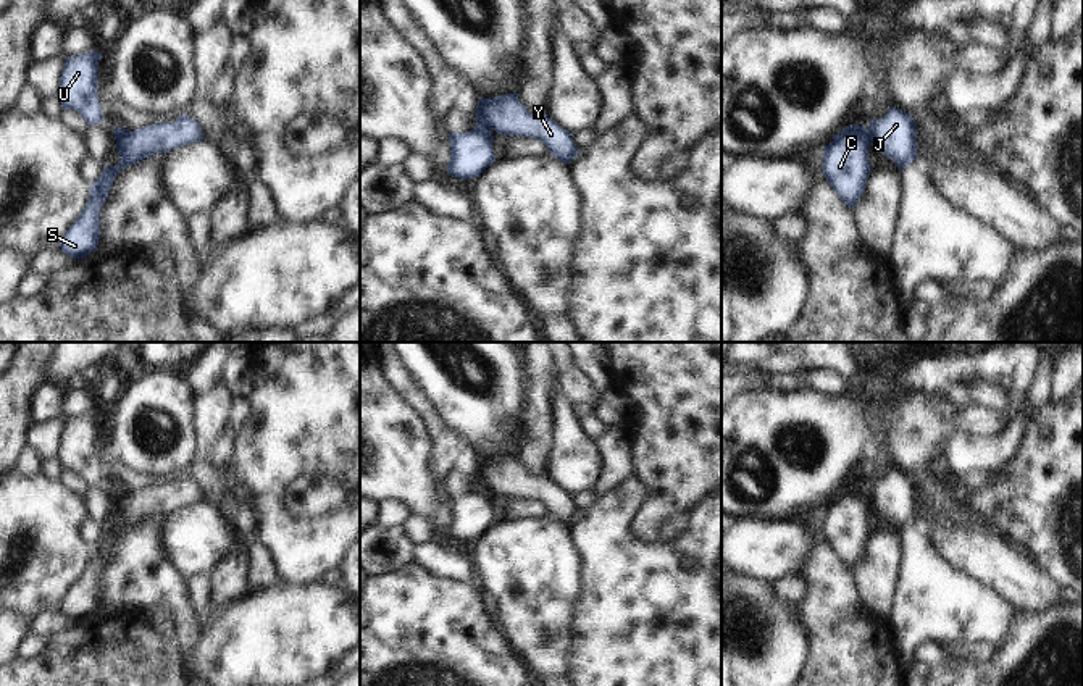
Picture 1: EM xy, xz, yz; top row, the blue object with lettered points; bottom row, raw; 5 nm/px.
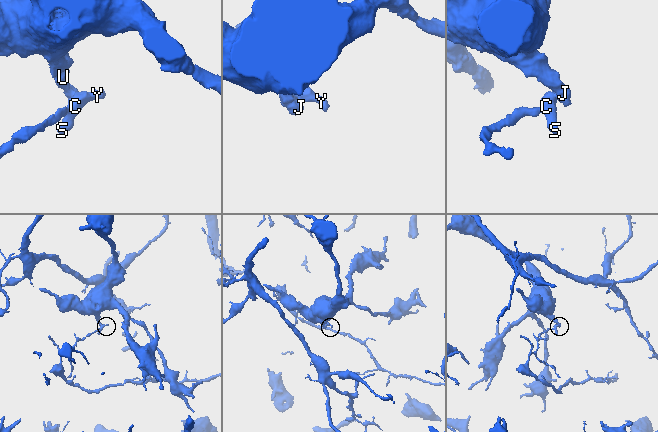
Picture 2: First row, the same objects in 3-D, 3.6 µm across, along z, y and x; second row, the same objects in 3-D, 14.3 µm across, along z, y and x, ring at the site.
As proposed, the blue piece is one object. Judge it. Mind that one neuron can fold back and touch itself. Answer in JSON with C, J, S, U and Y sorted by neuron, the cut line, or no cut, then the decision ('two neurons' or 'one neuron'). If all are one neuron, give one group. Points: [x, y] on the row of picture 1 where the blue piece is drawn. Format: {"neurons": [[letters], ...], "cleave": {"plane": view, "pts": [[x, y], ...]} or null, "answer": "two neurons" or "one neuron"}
{"neurons": [["C", "S", "Y"], ["J", "U"]], "cleave": {"plane": "yz", "pts": [[867, 129], [872, 142]]}, "answer": "two neurons"}

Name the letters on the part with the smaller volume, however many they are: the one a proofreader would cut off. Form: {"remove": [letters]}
{"remove": ["C", "S", "Y"]}

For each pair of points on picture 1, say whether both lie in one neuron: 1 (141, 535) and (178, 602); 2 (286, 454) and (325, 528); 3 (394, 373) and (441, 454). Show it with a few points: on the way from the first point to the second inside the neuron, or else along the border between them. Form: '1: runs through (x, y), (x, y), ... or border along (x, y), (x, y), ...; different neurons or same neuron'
1: runs through (141, 552), (141, 568), (160, 585); same neuron
2: runs through (275, 480), (275, 509), (294, 528), (299, 528); same neuron
3: runs through (410, 393), (425, 409), (439, 435); same neuron

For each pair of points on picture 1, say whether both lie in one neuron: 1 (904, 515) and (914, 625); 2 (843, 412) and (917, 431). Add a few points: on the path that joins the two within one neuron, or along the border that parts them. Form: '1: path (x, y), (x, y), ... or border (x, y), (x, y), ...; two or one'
1: path (915, 543), (915, 598); one
2: path (861, 426), (899, 428); one

